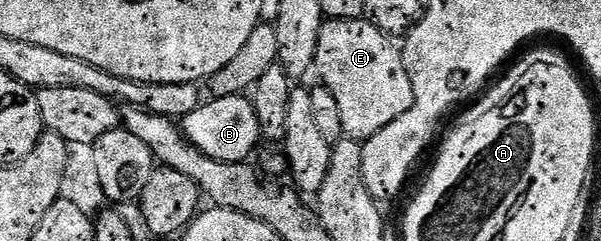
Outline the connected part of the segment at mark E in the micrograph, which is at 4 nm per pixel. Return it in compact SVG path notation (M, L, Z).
M367 18L351 19L350 21L342 21L341 19L330 19L325 22L322 30L320 30L320 37L318 39L318 53L316 54L316 66L314 68L315 74L320 74L319 82L326 88L330 89L330 93L334 93L334 101L338 101L338 110L342 117L342 129L345 136L357 141L367 141L373 139L375 135L382 129L386 129L386 125L390 125L398 117L407 115L411 111L414 101L414 85L410 85L410 73L404 64L404 57L399 46L395 47L393 40L385 31L378 29Z

